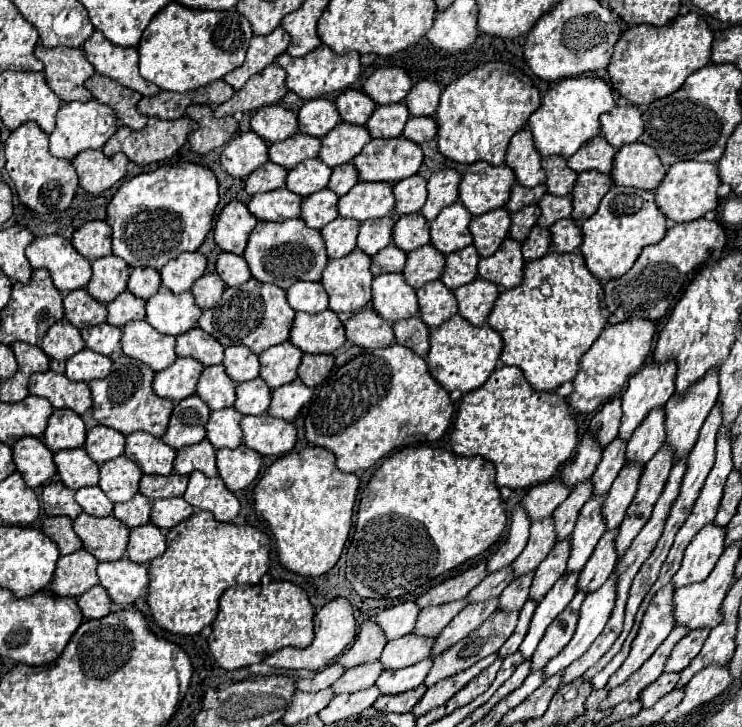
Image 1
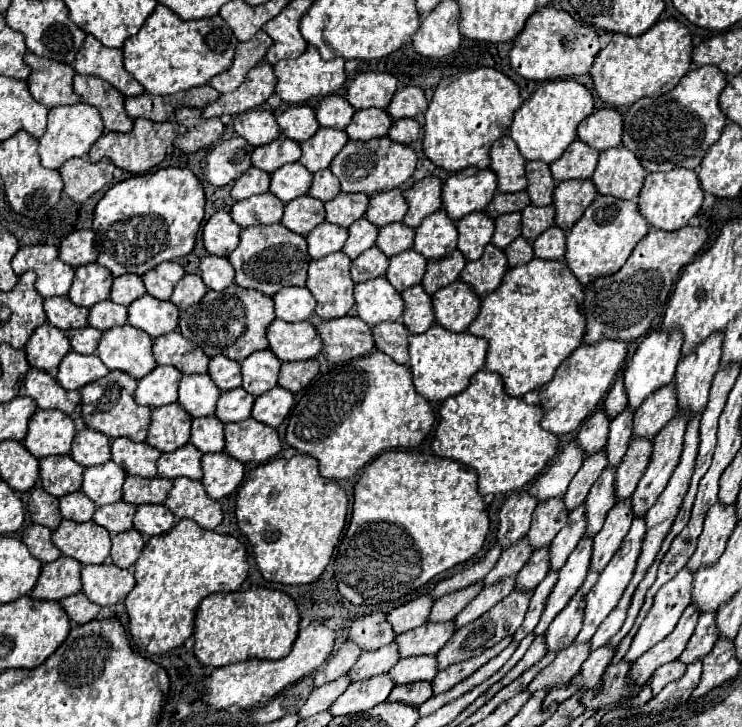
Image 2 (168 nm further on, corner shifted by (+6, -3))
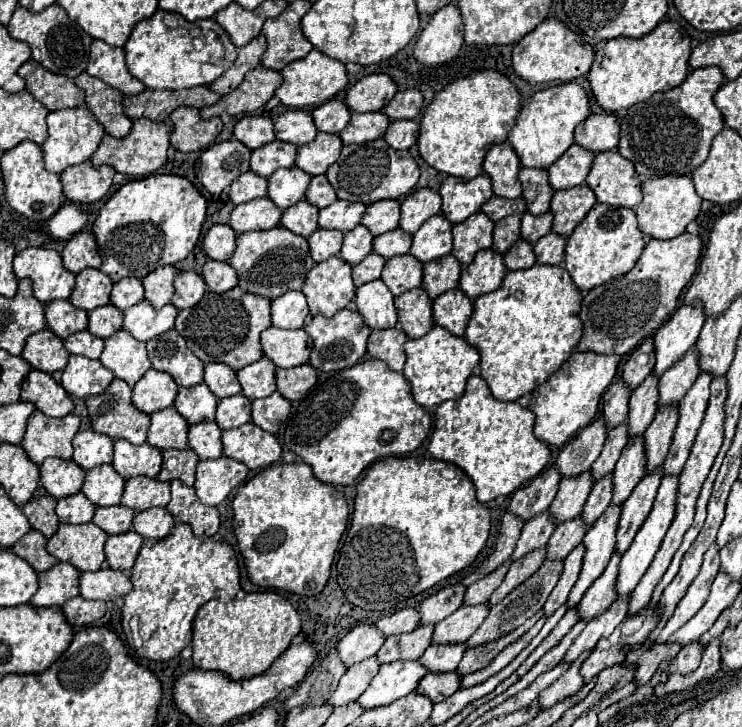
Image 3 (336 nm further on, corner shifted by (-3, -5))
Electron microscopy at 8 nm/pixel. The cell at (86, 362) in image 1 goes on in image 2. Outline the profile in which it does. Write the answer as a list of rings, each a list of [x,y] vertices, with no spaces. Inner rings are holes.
[[[70,350],[58,368],[56,380],[66,390],[80,390],[82,386],[106,376],[108,372],[110,370],[102,364],[102,360],[96,354],[82,356],[82,354]]]

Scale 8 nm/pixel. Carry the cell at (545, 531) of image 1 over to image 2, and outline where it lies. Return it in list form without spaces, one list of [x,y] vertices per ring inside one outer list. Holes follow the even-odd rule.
[[[562,496],[540,502],[532,514],[532,526],[528,532],[528,540],[532,548],[548,546],[554,540],[554,536],[564,528],[566,518],[568,518],[568,510],[566,504],[562,502]]]

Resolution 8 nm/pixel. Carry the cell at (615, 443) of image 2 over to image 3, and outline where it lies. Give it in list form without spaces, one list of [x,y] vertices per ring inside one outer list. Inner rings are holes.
[[[649,376],[635,392],[631,394],[629,400],[629,418],[627,418],[627,428],[629,436],[643,436],[647,426],[655,418],[655,396],[657,396],[657,380],[655,376]]]

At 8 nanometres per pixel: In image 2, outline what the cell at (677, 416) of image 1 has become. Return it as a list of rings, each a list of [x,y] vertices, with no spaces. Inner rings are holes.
[[[710,334],[698,350],[690,352],[686,358],[680,358],[678,368],[676,368],[676,390],[678,390],[678,408],[680,410],[692,410],[692,416],[696,412],[702,412],[708,404],[708,392],[714,380],[714,374],[718,372],[720,358],[722,358],[722,340],[724,334]]]

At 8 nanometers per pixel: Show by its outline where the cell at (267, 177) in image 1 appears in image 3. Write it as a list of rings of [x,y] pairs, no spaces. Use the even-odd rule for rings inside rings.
[[[245,172],[243,176],[239,176],[231,188],[229,188],[229,198],[231,202],[237,206],[237,204],[243,204],[243,202],[249,202],[253,200],[255,196],[267,196],[267,178],[255,174],[255,172]],[[257,192],[263,192],[263,194],[257,194]]]

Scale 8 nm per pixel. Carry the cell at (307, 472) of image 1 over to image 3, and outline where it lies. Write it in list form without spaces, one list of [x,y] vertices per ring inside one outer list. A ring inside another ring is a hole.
[[[277,462],[249,482],[233,500],[233,528],[249,578],[261,588],[279,588],[303,596],[319,594],[331,574],[331,564],[347,530],[349,506],[335,486],[315,480],[305,462]]]

